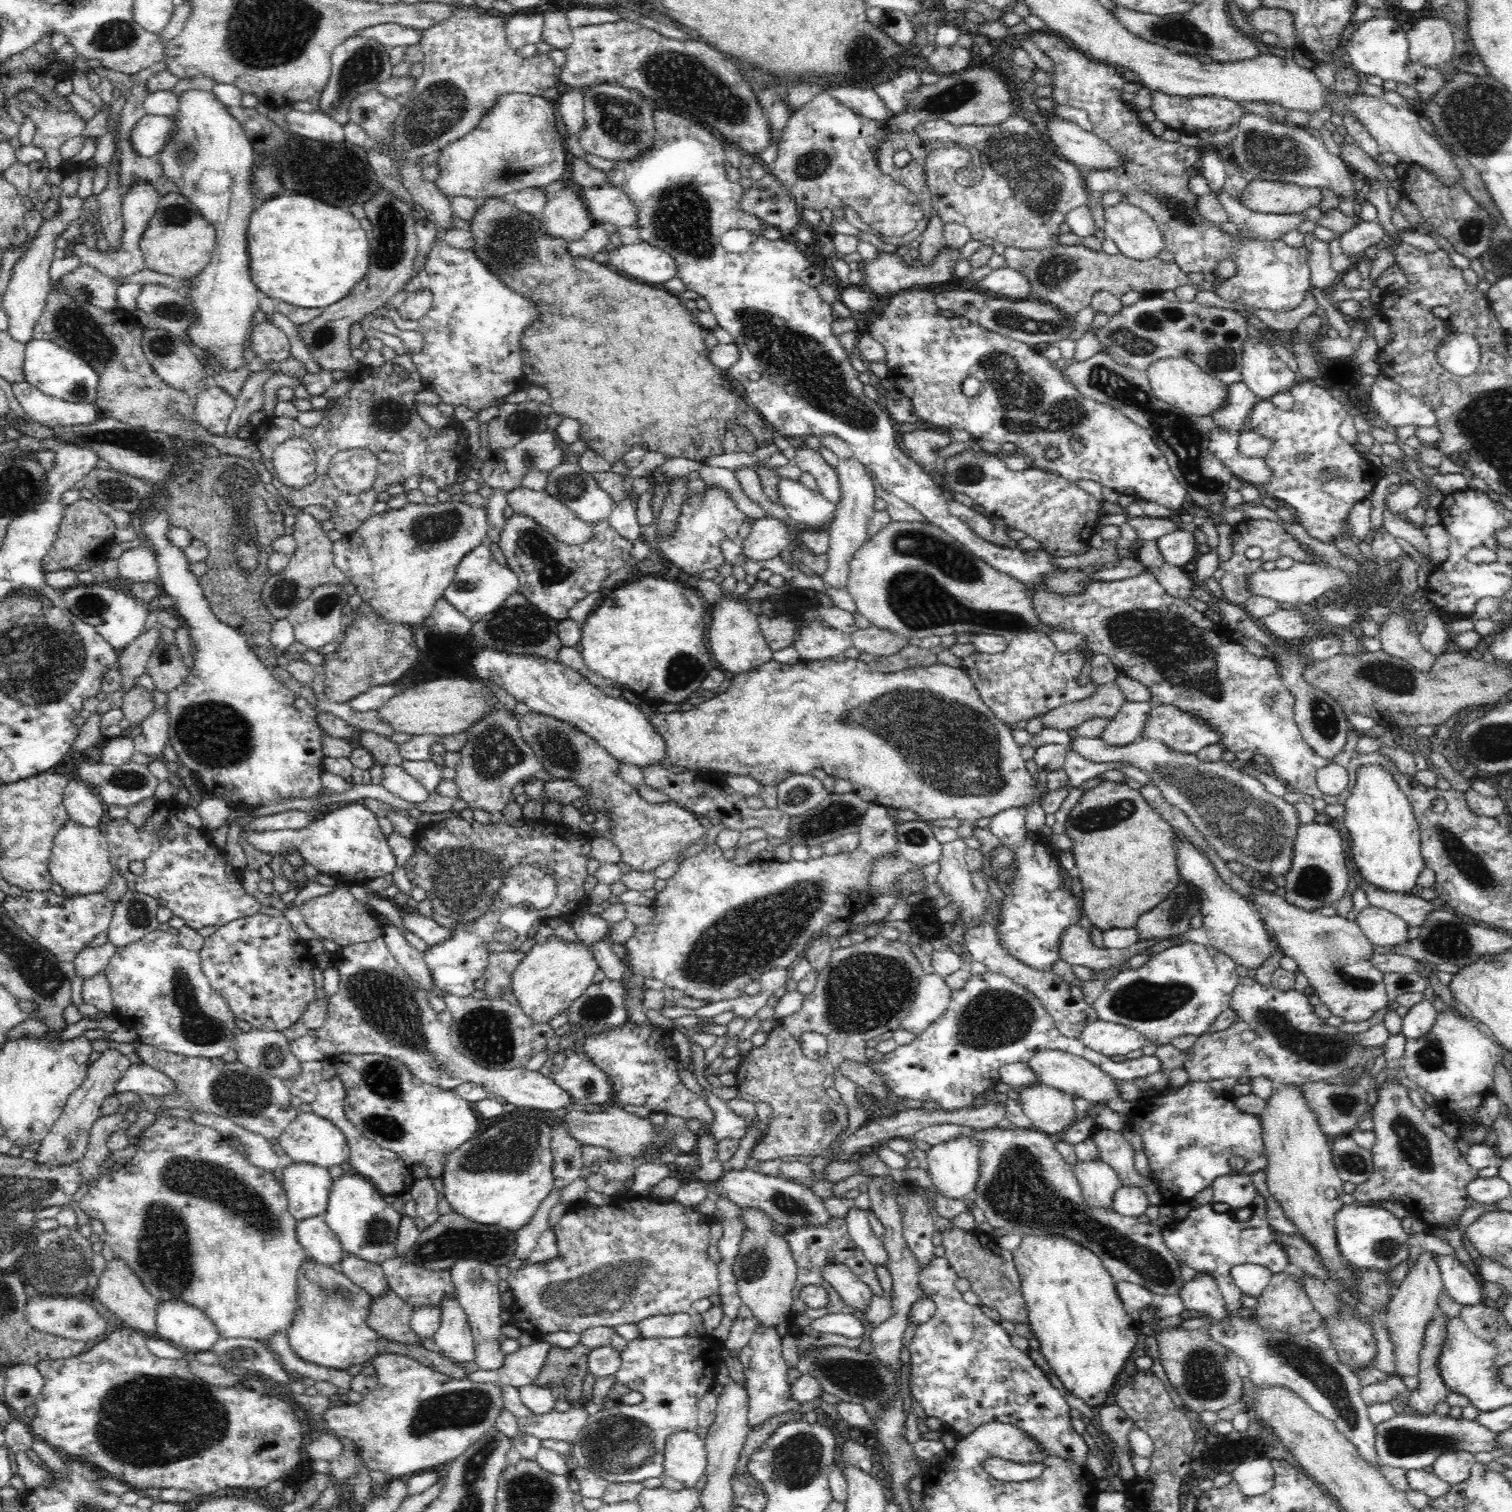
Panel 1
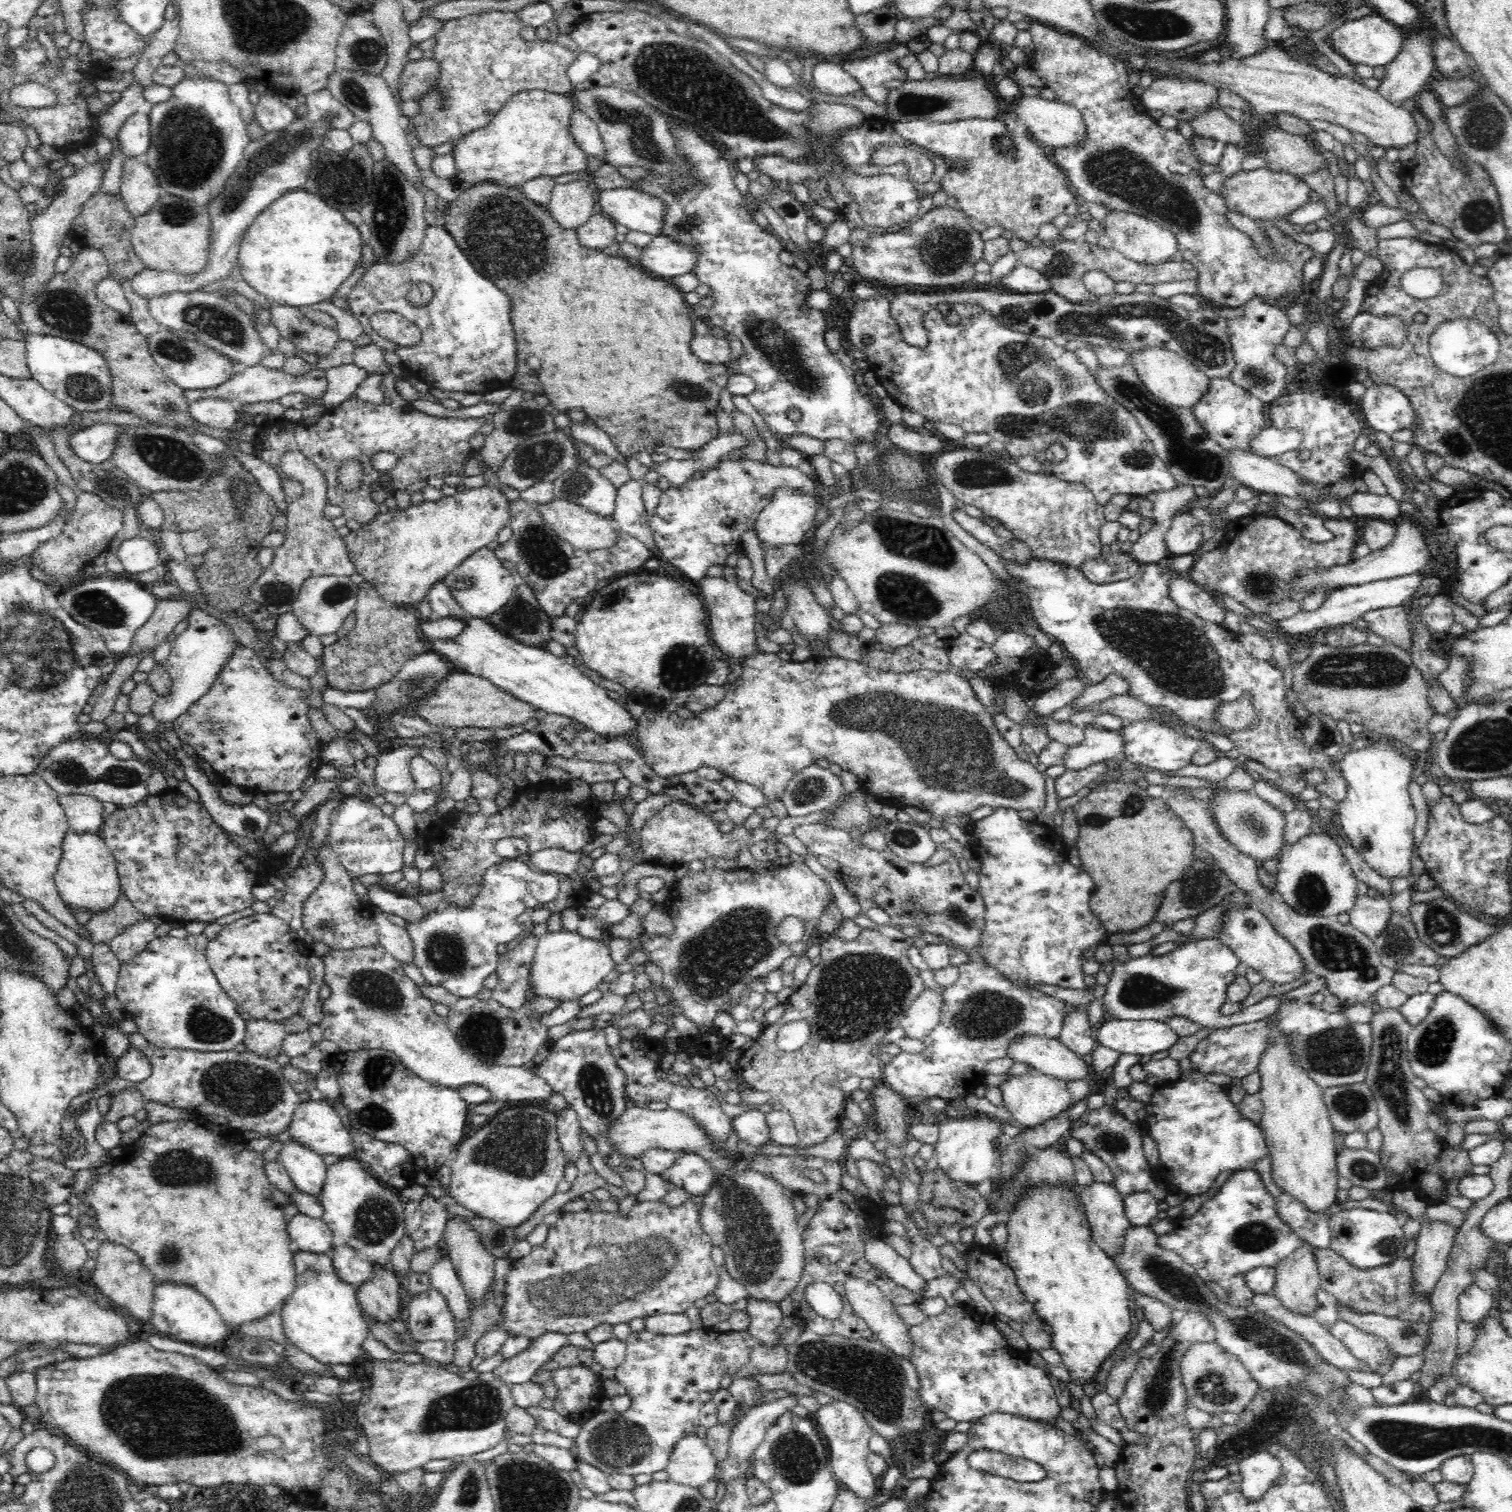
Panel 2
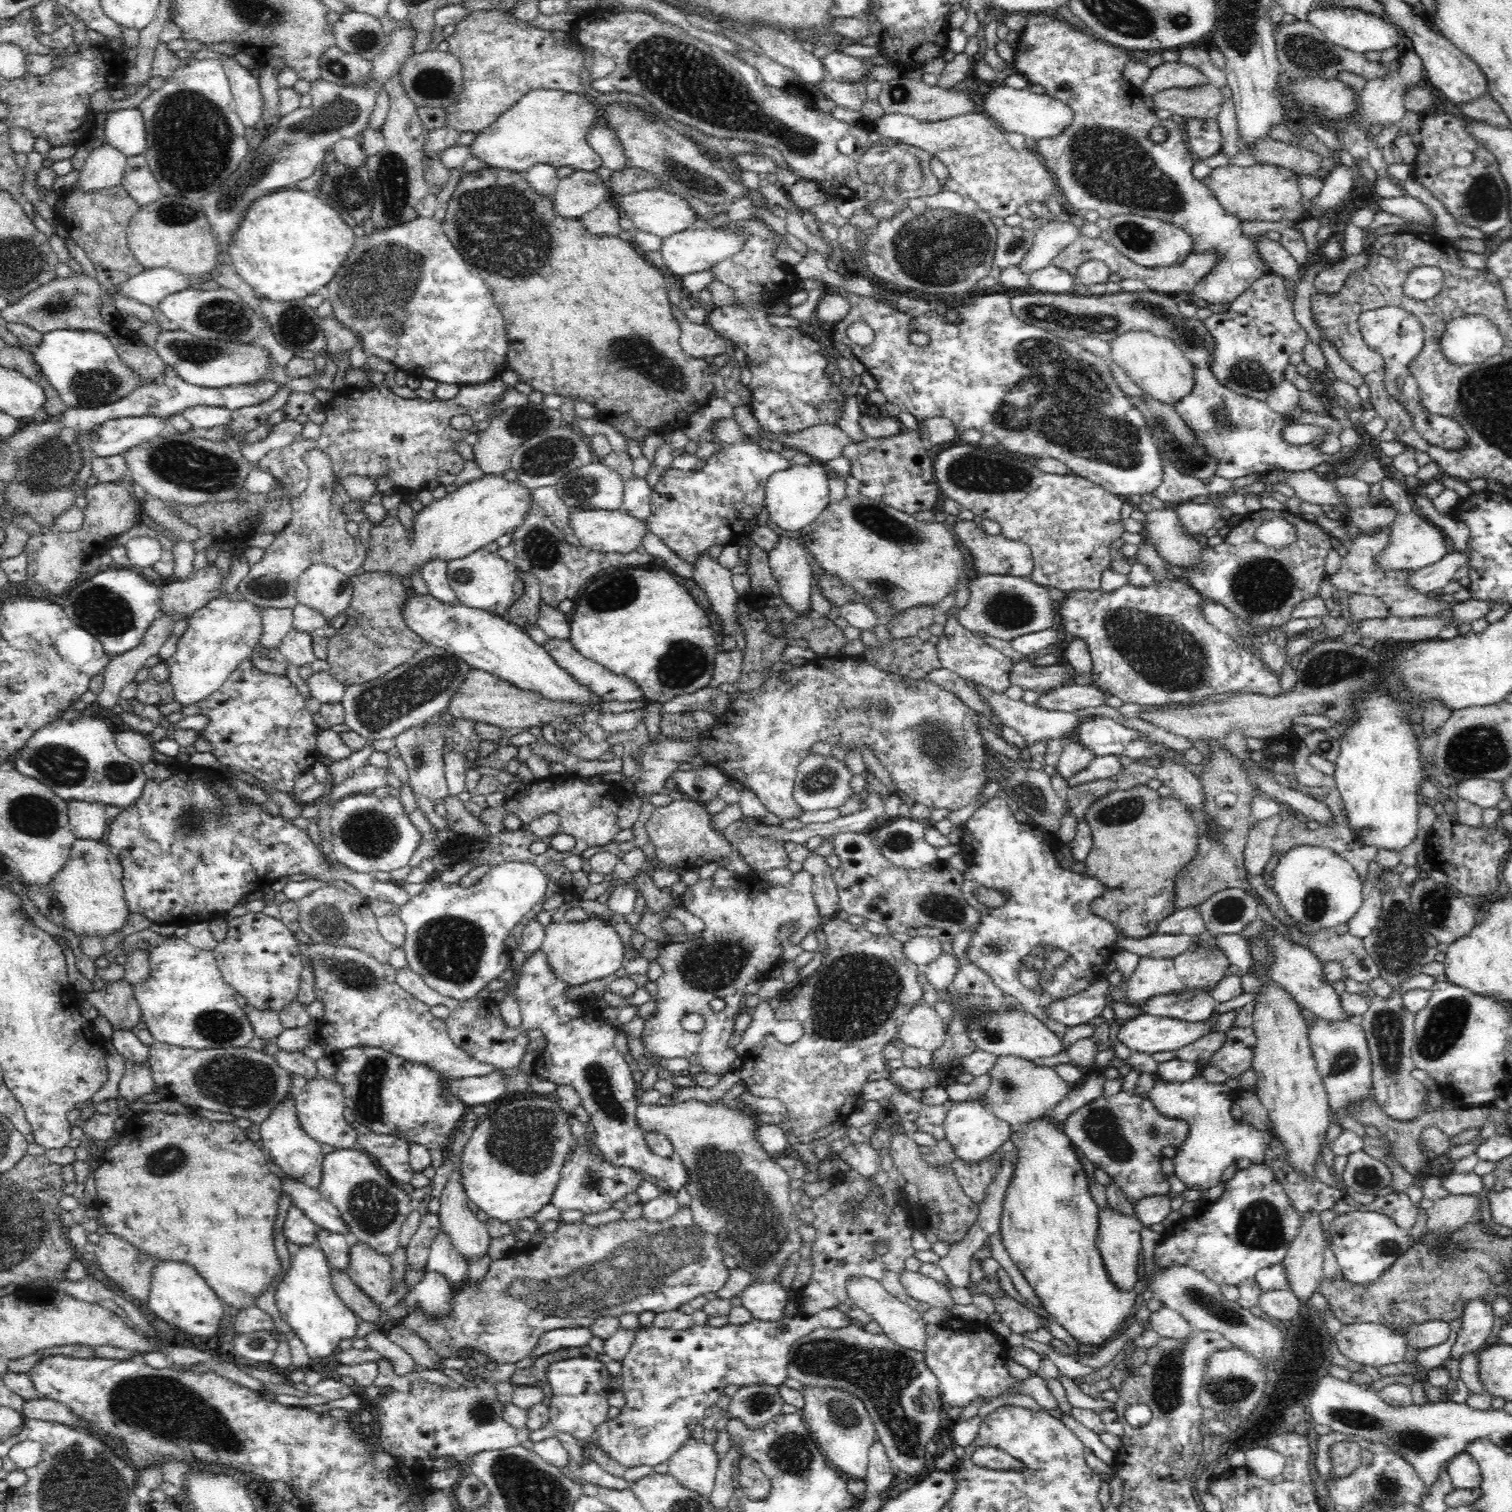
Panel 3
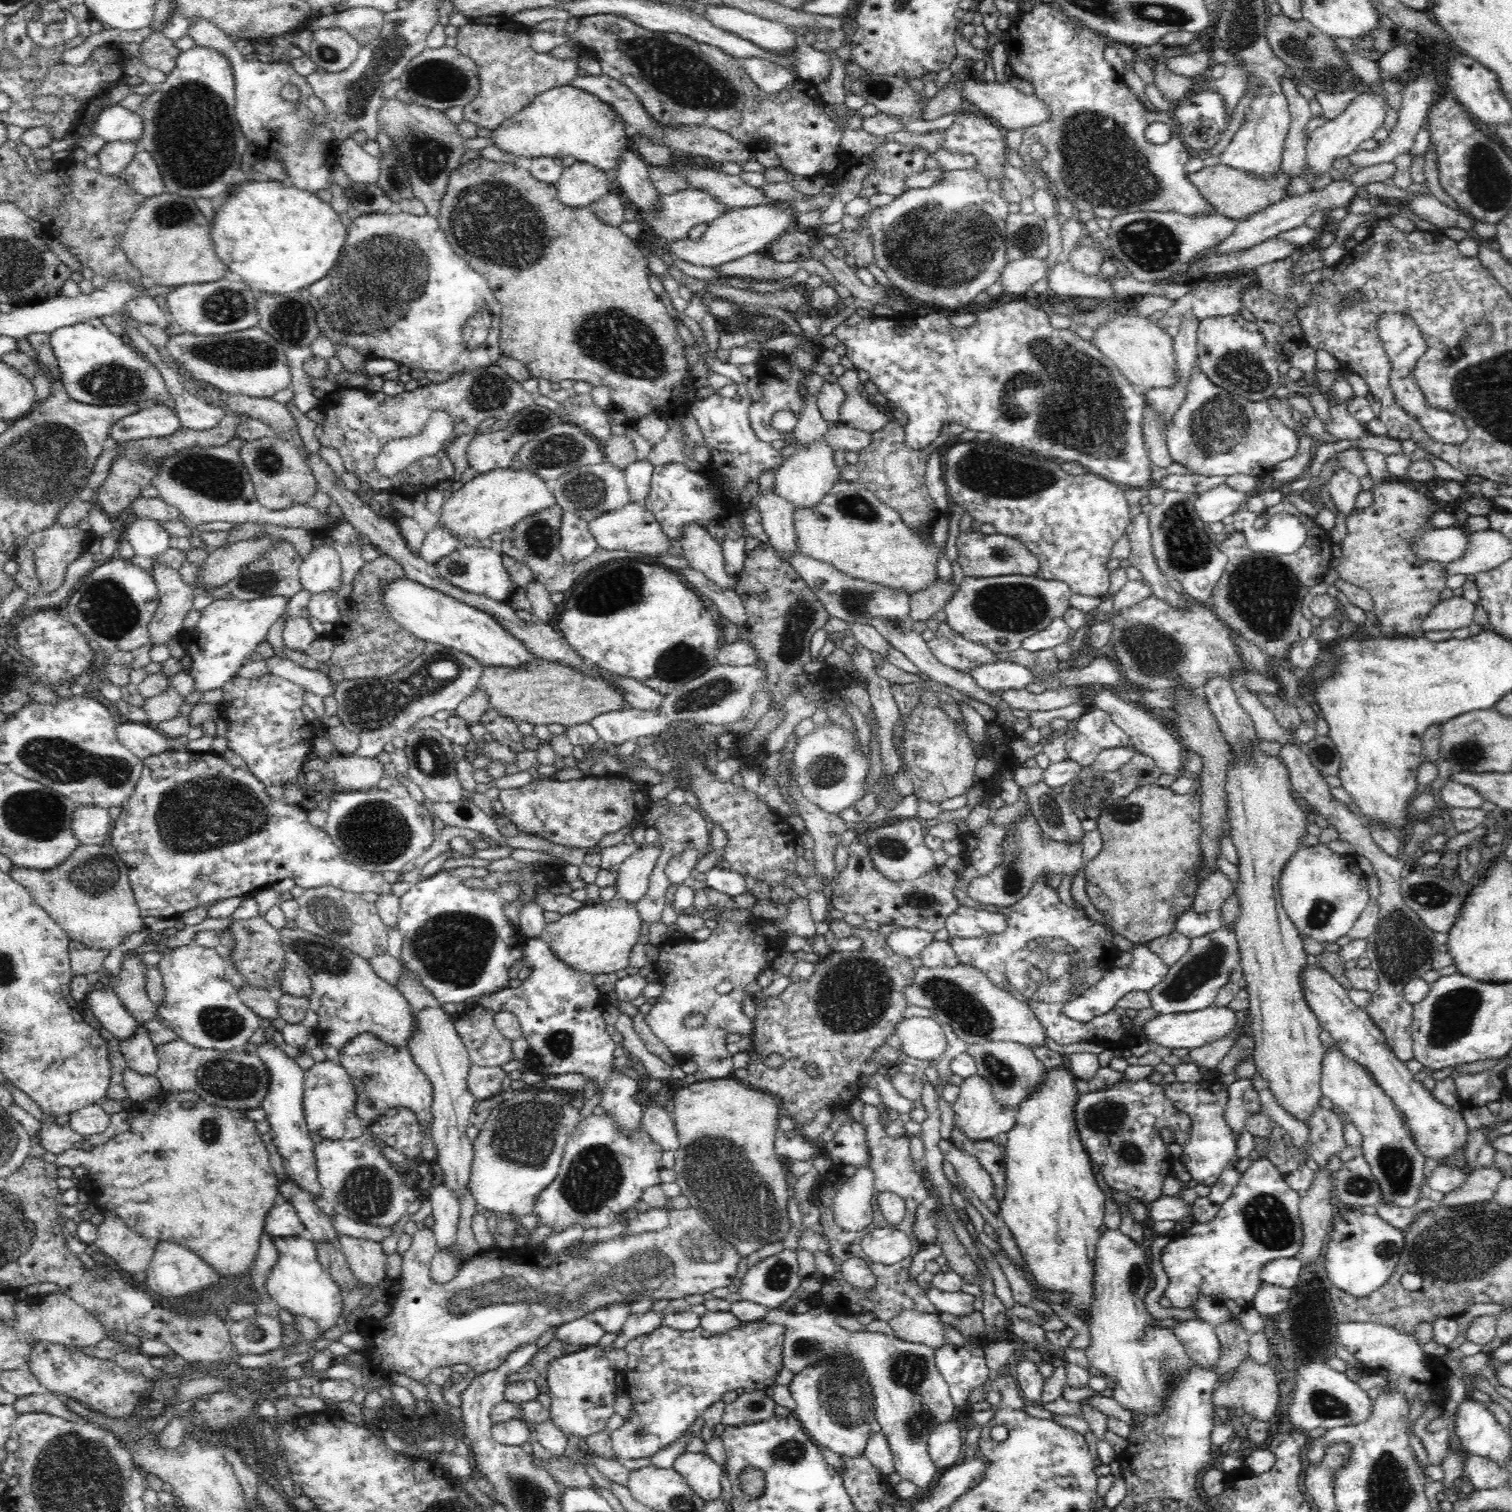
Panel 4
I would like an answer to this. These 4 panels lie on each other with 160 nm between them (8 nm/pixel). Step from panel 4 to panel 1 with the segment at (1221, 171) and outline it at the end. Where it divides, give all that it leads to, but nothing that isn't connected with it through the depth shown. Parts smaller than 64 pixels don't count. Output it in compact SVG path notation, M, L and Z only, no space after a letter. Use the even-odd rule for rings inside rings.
M1254 179L1242 190L1239 201L1262 214L1306 212L1322 200L1320 188L1304 188L1288 182Z

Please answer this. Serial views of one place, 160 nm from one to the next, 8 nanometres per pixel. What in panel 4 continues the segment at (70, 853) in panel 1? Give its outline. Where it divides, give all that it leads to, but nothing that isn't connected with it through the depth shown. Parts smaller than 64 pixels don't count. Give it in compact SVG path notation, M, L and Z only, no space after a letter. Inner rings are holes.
M78 845L72 855L47 873L12 866L9 876L24 886L32 899L65 931L72 942L112 950L131 934L145 929L137 907L128 868L112 845Z

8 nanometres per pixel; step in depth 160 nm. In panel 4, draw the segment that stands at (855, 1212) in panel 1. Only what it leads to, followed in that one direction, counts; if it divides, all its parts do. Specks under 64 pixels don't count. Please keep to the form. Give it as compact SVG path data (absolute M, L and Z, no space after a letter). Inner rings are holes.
M933 1284L926 1289L928 1299L934 1303L937 1312L947 1312L952 1316L970 1316L974 1312L974 1298L972 1294L962 1291L944 1292Z

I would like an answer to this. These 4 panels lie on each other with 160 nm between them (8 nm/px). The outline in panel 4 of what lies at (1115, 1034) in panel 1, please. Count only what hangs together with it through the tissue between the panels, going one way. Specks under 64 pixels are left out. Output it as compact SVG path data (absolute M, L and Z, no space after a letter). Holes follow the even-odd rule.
M1211 1005L1206 1010L1195 1013L1170 1013L1158 1015L1144 1024L1144 1034L1148 1040L1158 1042L1168 1048L1200 1048L1219 1038L1228 1036L1236 1028L1236 1012L1228 1007Z

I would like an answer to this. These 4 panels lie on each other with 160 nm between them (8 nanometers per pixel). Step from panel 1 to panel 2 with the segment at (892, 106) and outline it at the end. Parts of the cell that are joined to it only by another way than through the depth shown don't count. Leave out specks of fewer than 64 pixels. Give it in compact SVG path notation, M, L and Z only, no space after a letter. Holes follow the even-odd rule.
M900 43L892 51L844 61L842 68L856 79L870 100L883 104L889 95L889 90L884 87L884 82L888 82L888 80L905 81L904 78L907 74L897 60L904 58L909 52L906 44Z

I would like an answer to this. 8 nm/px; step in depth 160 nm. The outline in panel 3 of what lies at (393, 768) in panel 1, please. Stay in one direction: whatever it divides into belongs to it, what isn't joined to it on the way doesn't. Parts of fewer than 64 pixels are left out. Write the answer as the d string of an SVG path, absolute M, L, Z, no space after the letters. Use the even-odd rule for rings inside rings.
M362 765L351 777L345 778L327 792L328 803L335 804L345 796L356 793L370 793L375 788L387 785L386 768L374 765Z

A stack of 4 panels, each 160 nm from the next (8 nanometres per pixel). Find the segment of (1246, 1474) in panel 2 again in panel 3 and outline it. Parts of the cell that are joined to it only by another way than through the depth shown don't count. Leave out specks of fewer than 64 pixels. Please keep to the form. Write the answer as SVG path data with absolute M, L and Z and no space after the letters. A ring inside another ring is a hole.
M1269 1446L1252 1448L1246 1452L1244 1465L1256 1473L1259 1478L1272 1480L1282 1474L1285 1467L1285 1456Z

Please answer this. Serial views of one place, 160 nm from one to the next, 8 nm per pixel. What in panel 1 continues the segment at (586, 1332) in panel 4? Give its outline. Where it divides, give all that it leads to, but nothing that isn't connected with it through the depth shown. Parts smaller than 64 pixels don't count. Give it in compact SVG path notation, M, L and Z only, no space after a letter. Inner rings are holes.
M537 1340L530 1346L521 1347L517 1352L508 1354L504 1360L504 1366L500 1370L478 1370L468 1374L472 1382L488 1382L496 1385L504 1385L520 1389L533 1385L534 1380L542 1371L545 1358L553 1348L552 1344Z

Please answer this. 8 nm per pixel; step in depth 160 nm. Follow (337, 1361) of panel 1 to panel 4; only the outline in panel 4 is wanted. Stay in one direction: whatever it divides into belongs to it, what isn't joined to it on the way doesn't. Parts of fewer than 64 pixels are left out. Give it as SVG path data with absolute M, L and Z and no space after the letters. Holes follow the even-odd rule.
M298 1236L272 1239L274 1246L278 1249L278 1259L265 1282L266 1290L272 1300L278 1306L290 1310L292 1314L300 1314L316 1320L320 1332L334 1326L342 1312L344 1294L338 1283L332 1280L330 1274L321 1265L318 1247L315 1246L314 1241Z

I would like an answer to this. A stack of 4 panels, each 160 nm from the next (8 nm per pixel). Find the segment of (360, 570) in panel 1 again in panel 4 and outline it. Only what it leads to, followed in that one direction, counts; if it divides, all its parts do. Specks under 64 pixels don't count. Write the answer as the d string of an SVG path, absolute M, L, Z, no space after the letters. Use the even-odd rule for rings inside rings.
M522 467L519 470L506 468L479 473L445 499L440 522L458 538L458 548L476 547L480 540L488 539L495 533L510 532L524 518L544 510L544 507L554 506L556 497L552 496L547 484L538 475Z

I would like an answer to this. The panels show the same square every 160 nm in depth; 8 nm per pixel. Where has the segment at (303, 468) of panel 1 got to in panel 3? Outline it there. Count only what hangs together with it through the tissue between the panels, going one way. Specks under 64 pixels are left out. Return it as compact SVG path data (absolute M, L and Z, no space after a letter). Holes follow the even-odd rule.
M311 450L303 456L308 467L307 487L298 497L292 497L291 520L264 551L263 558L249 566L248 574L239 582L237 591L244 601L258 607L293 609L299 602L296 598L297 580L310 566L324 564L349 577L364 562L364 545L354 539L345 528L345 514L332 506L333 465L320 450Z

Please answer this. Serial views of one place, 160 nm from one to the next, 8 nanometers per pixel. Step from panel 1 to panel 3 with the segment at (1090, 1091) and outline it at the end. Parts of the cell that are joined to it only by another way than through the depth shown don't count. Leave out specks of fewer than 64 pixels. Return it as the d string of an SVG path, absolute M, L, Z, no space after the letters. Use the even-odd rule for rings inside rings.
M1026 1011L983 1015L978 1020L970 1020L968 1031L980 1050L991 1052L998 1057L1014 1056L1036 1060L1036 1058L1050 1058L1063 1048L1061 1038L1058 1038L1041 1019Z

